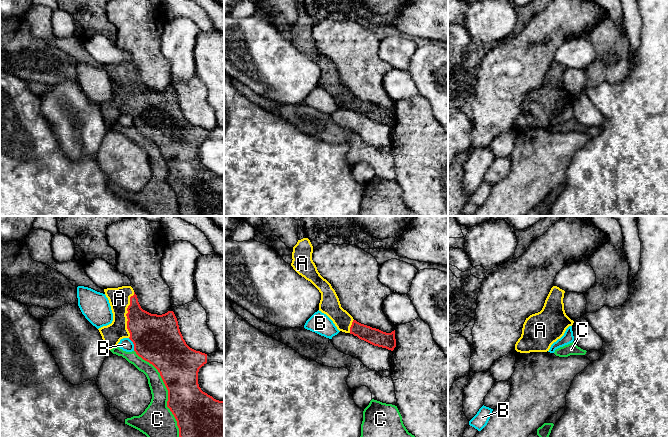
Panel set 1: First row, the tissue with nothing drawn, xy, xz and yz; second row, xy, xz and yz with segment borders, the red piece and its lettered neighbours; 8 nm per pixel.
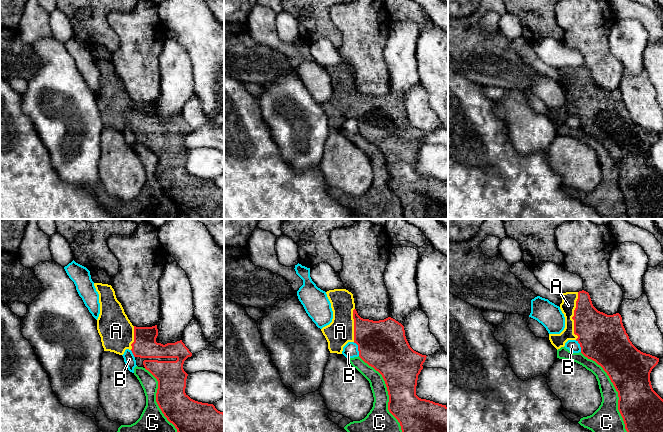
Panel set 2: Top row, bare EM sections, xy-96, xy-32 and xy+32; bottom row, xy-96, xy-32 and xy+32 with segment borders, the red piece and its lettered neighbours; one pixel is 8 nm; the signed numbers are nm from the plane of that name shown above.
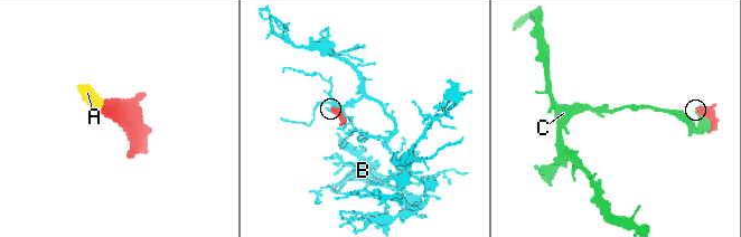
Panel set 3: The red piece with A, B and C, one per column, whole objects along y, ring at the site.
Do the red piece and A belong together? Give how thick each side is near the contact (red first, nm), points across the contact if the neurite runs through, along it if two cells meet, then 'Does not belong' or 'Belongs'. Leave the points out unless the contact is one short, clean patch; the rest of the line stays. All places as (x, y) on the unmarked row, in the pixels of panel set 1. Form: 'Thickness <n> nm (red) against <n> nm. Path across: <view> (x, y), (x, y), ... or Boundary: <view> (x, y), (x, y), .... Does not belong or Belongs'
Thickness 320 nm (red) against 180 nm. Belongs

